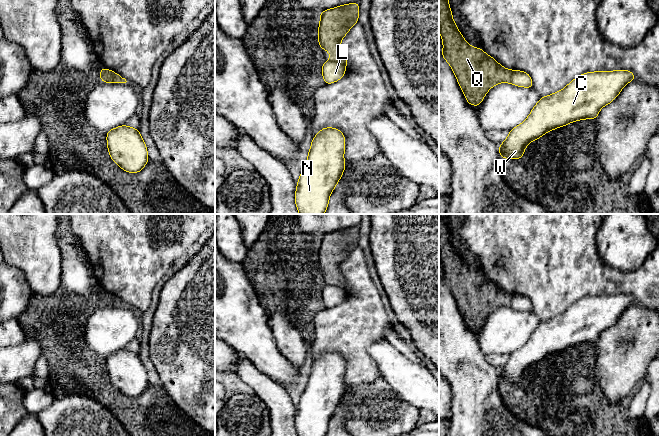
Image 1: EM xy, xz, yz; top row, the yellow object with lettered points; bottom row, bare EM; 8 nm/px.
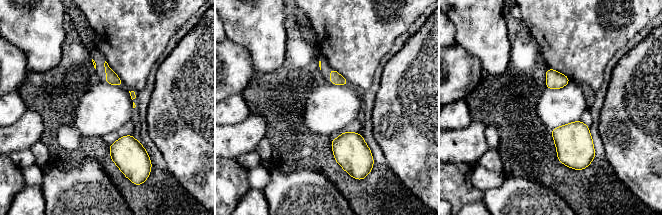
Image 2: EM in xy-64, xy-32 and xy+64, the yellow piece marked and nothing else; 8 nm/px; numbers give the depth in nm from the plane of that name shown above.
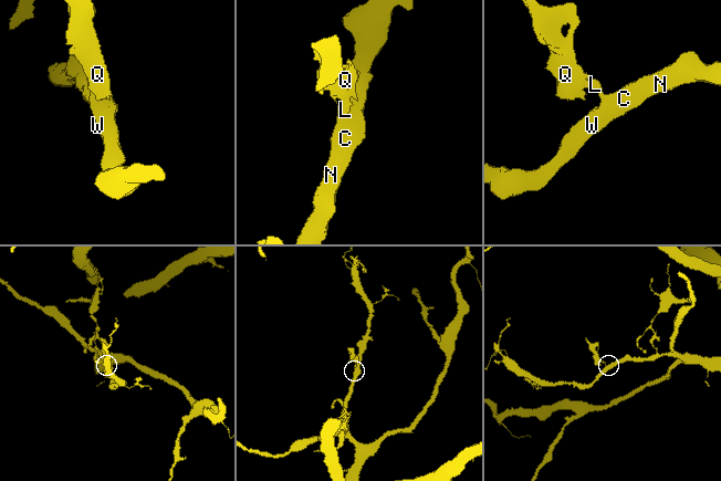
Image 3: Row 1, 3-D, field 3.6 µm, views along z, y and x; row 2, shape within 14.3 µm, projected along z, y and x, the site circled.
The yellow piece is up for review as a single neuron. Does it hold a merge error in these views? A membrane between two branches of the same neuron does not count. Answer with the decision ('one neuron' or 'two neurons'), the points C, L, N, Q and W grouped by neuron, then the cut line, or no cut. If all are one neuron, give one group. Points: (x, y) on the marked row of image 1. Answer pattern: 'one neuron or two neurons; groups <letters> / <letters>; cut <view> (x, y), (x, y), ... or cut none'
two neurons; groups C L N W / Q; cut xy (106, 69), (112, 75), (115, 82)

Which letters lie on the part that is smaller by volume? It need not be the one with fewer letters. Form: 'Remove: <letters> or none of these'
Remove: Q

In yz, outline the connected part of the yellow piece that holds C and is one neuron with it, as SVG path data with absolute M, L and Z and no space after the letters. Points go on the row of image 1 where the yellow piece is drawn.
M627 70L584 73L572 80L564 89L541 97L523 123L509 131L506 140L498 146L500 157L521 159L526 146L545 133L582 119L596 119L600 109L610 104L630 81L637 80Z

